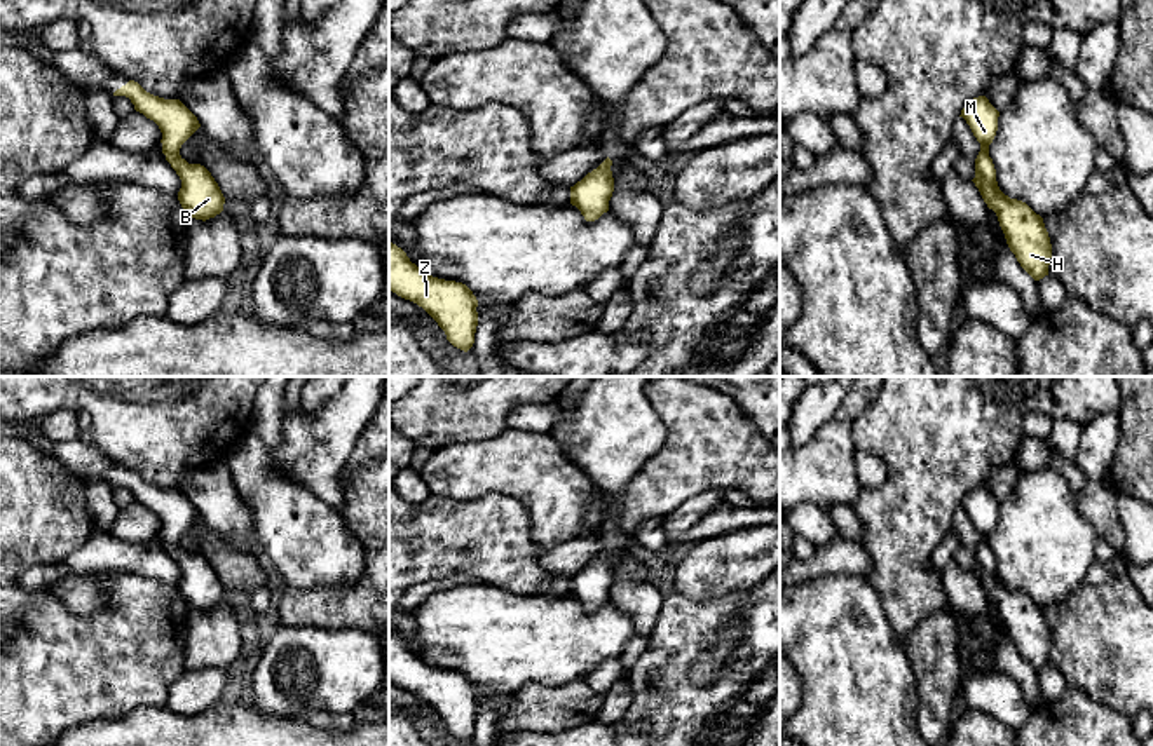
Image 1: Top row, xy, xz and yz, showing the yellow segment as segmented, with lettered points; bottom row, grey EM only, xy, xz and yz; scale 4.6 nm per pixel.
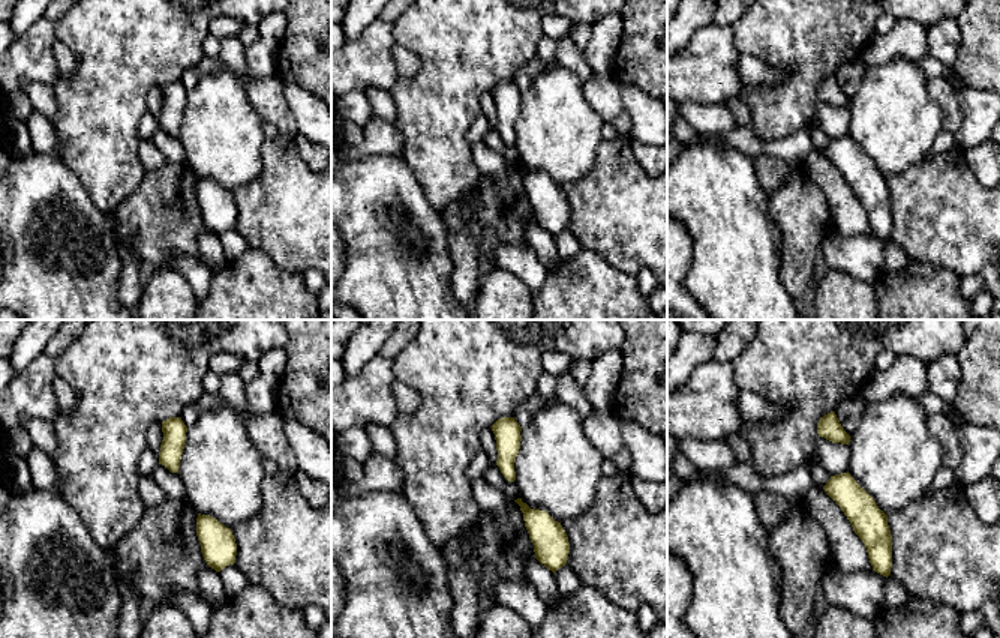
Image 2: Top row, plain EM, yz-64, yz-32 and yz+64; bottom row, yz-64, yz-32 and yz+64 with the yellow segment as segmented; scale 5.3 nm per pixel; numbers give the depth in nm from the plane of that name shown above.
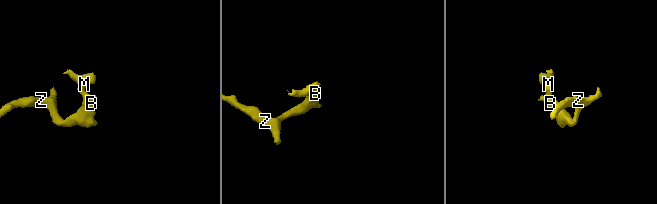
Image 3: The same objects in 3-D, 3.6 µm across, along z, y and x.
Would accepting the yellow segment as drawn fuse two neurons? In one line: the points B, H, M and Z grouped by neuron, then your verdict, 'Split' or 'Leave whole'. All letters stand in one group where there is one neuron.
Groups: B H M Z. Leave whole

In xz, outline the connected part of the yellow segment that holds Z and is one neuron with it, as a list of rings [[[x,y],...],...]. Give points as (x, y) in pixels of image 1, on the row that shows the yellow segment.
[[[389,242],[389,291],[422,307],[454,347],[464,352],[473,347],[478,326],[478,300],[473,291],[462,282],[426,274],[392,242]]]

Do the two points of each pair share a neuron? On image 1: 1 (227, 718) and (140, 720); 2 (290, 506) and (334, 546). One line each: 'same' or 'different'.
1: same
2: same

